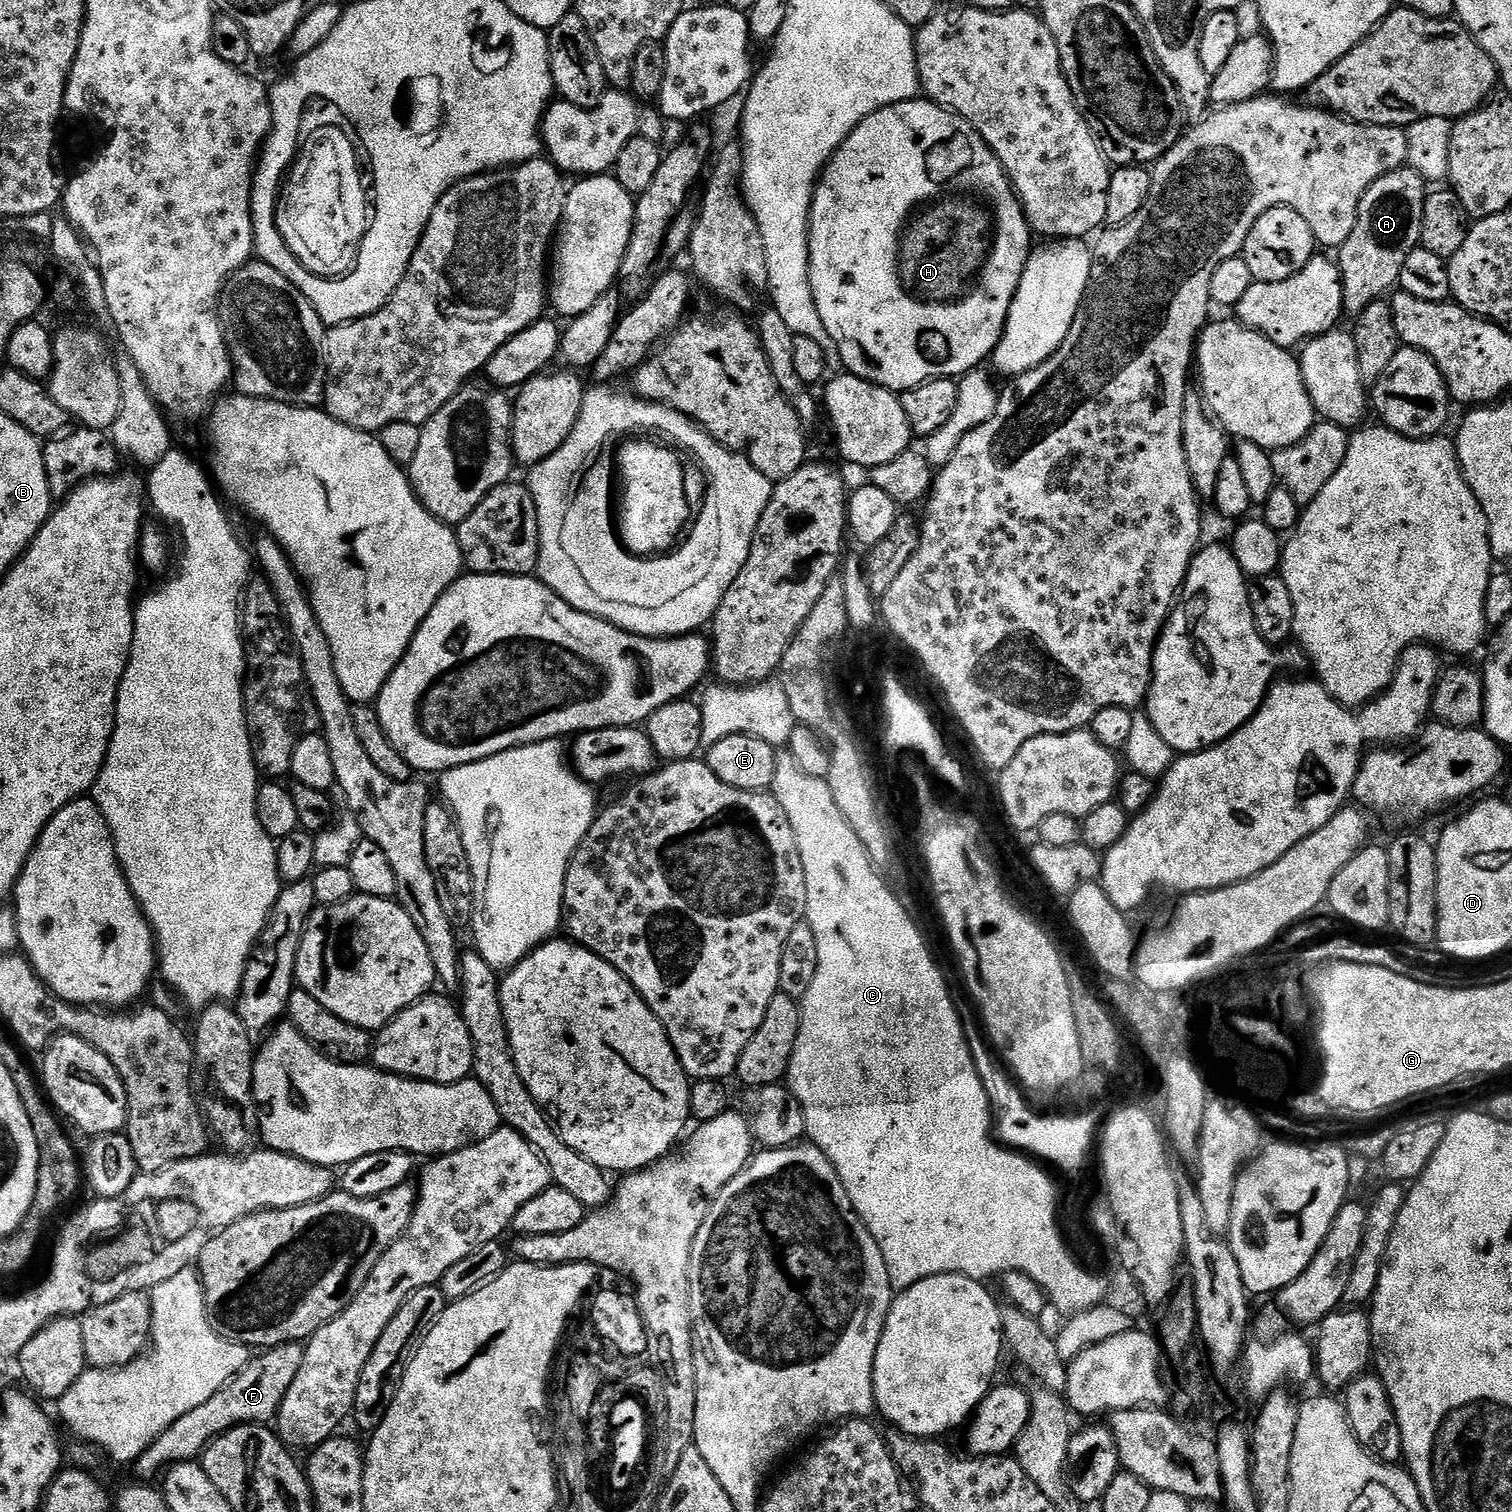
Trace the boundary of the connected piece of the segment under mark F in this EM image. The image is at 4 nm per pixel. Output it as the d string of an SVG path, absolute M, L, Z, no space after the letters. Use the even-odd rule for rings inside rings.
M283 1344L281 1348L273 1348L249 1359L245 1368L210 1402L202 1402L198 1410L178 1418L174 1426L170 1426L157 1440L134 1461L134 1469L141 1481L152 1482L165 1470L195 1461L203 1457L205 1448L224 1432L238 1427L240 1424L263 1424L275 1421L286 1398L286 1390L298 1375L298 1366L302 1366L304 1344Z

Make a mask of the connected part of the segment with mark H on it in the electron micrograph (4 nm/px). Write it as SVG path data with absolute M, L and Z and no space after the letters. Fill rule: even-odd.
M917 98L898 102L894 106L886 106L874 114L870 114L856 127L853 132L842 142L842 146L832 156L824 166L819 180L816 182L816 192L812 195L812 213L808 219L808 245L810 246L810 286L814 290L814 302L818 306L818 314L822 314L822 323L826 325L826 330L830 338L834 338L836 343L835 355L840 357L840 363L851 375L870 381L871 384L877 384L883 388L897 394L916 388L920 384L925 384L927 380L943 380L945 378L963 378L970 372L975 372L981 367L980 364L989 359L995 352L998 342L1004 333L1004 327L1010 314L1012 299L1016 297L1016 291L1020 285L1020 279L1024 274L1024 268L1028 265L1028 259L1034 251L1034 233L1028 226L1028 220L1024 216L1024 207L1020 204L1020 197L1012 190L1012 183L1008 180L1006 170L998 162L998 158L990 150L990 146L966 122L961 116L955 116L952 112L947 112L945 108L939 108L937 104L932 103L927 98Z

